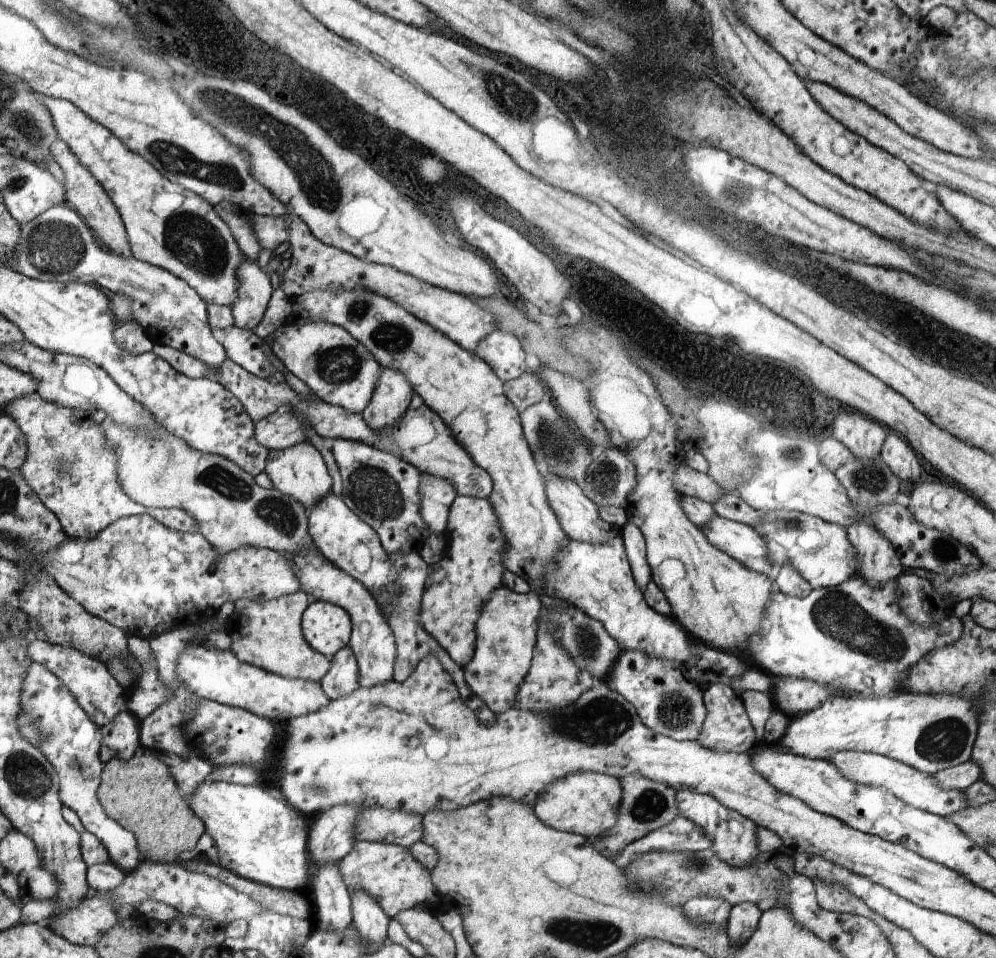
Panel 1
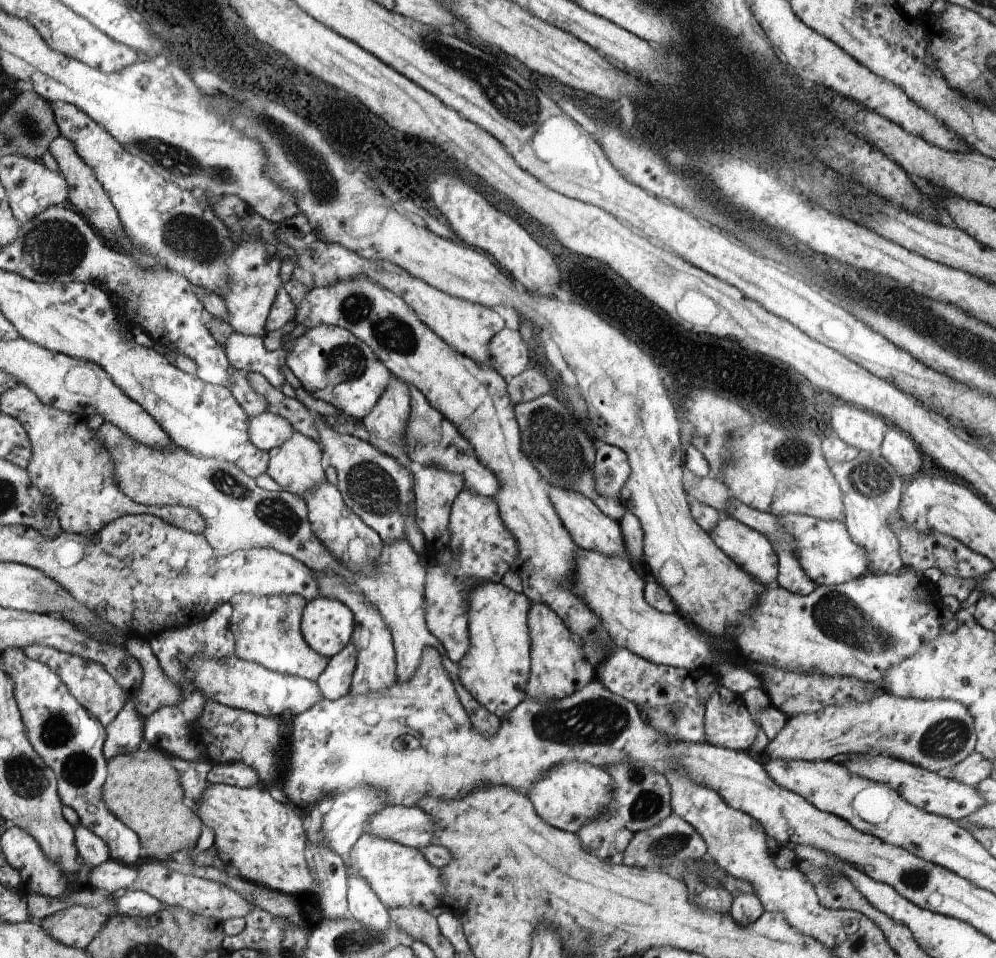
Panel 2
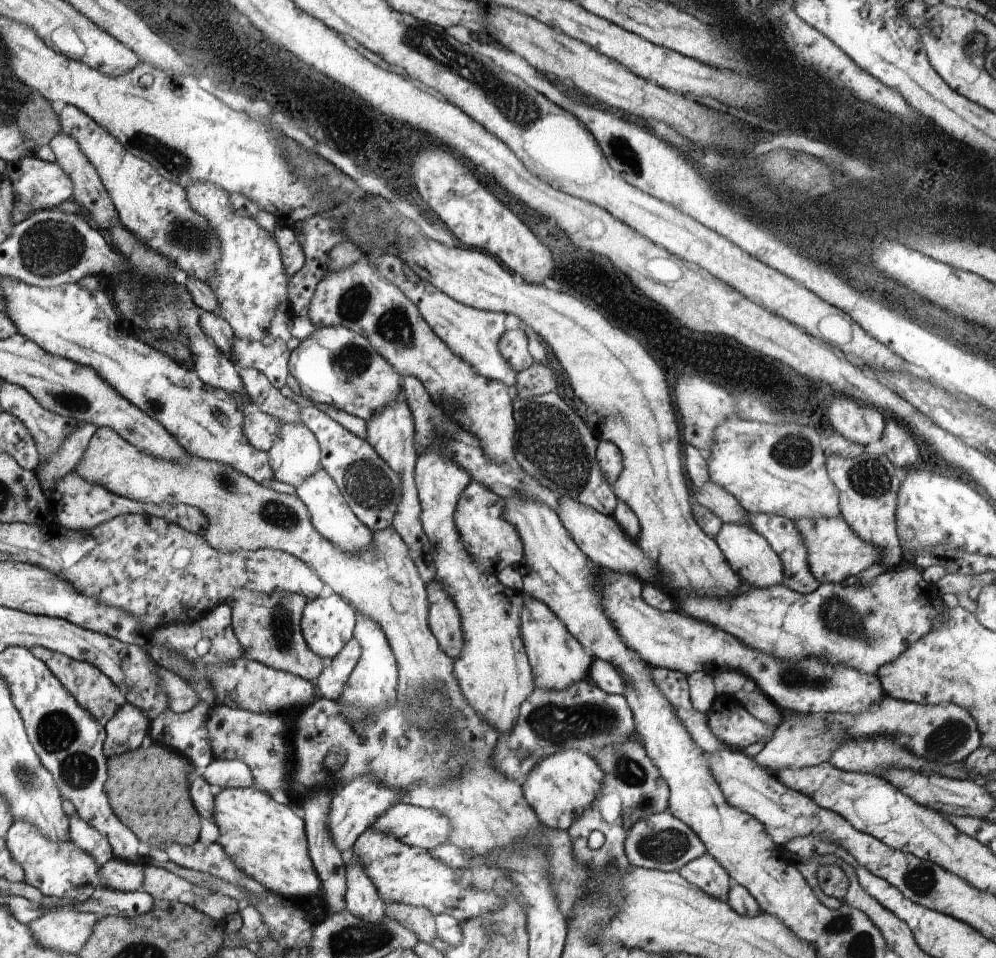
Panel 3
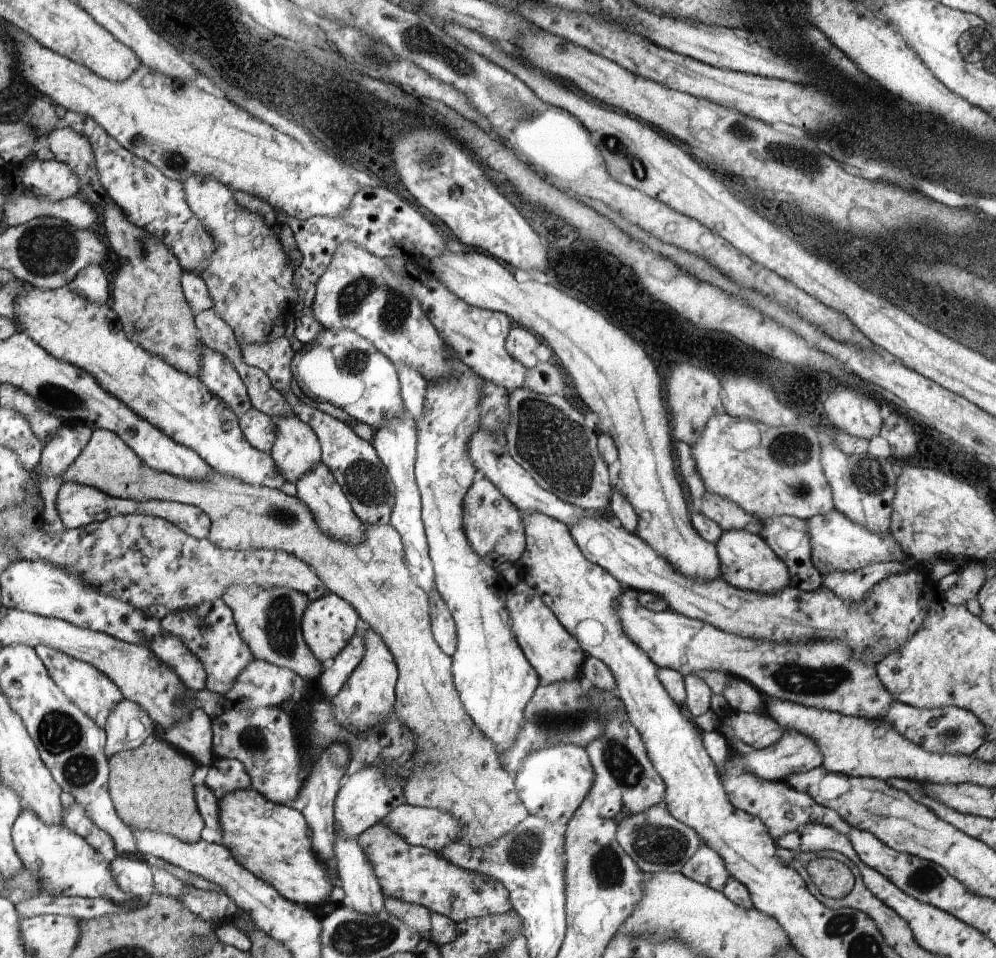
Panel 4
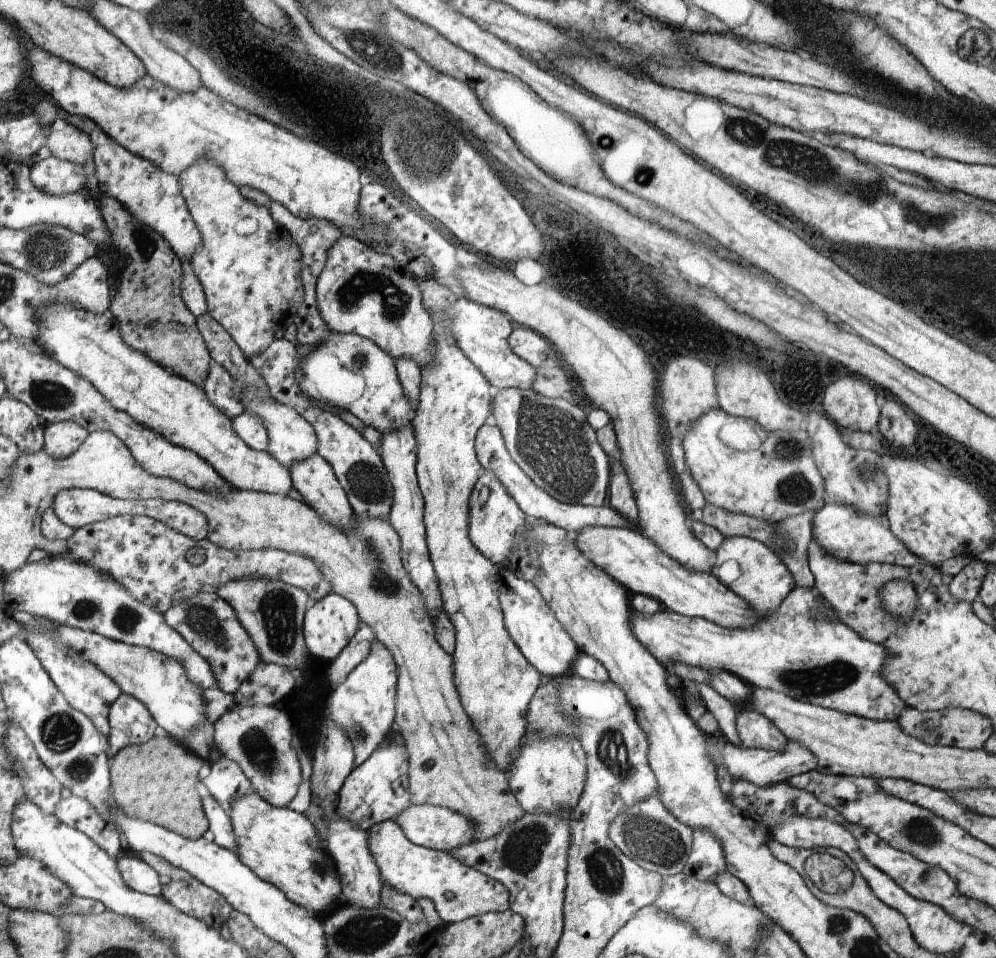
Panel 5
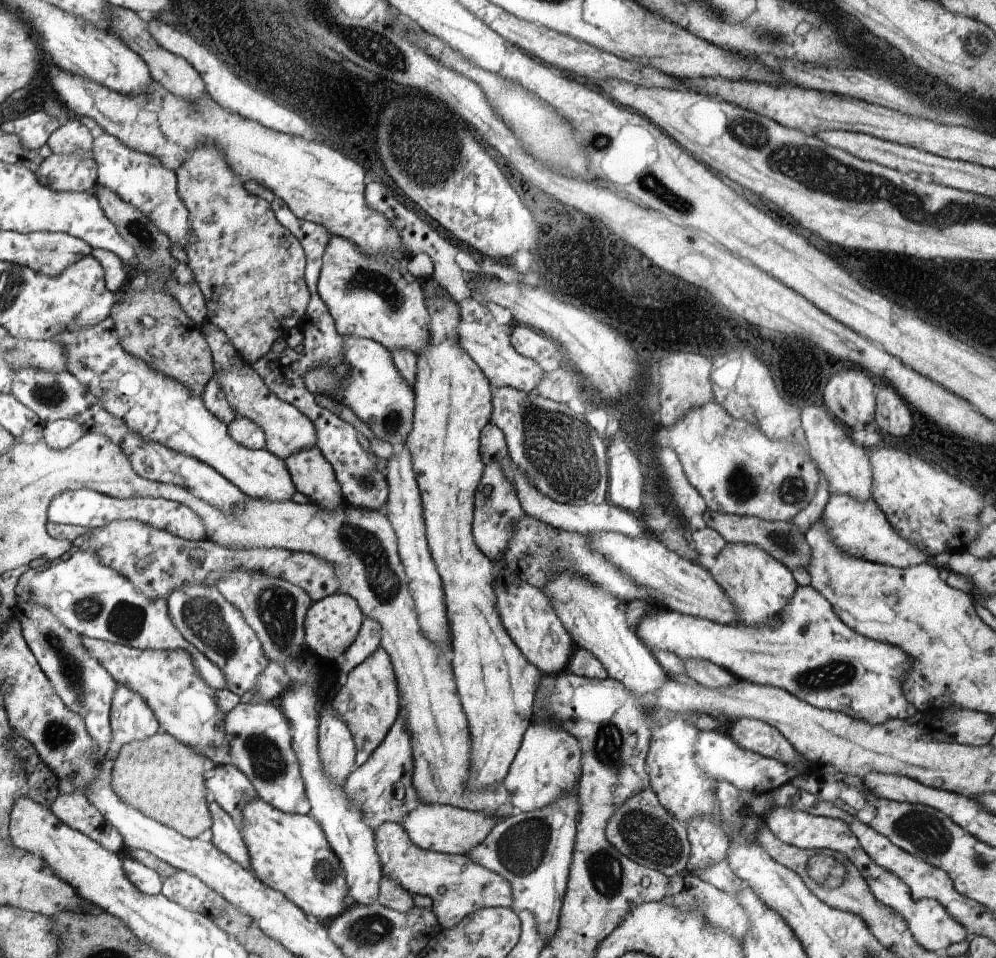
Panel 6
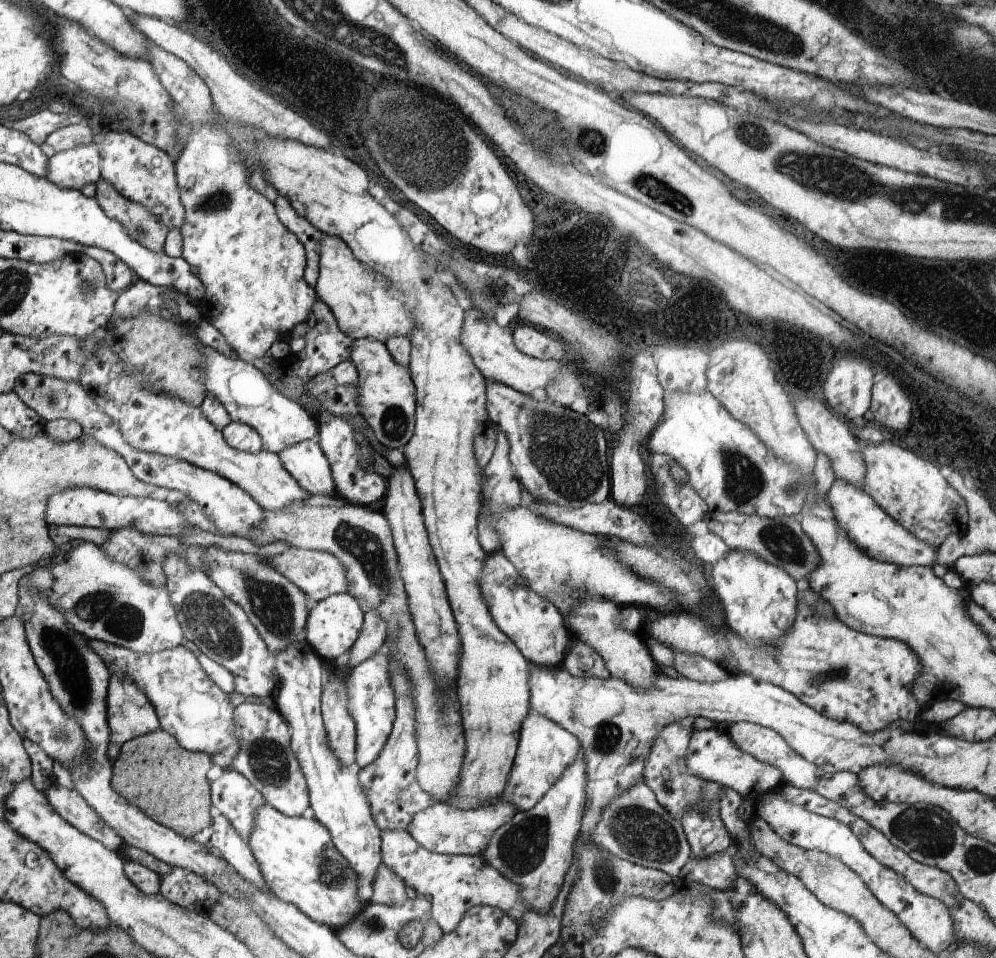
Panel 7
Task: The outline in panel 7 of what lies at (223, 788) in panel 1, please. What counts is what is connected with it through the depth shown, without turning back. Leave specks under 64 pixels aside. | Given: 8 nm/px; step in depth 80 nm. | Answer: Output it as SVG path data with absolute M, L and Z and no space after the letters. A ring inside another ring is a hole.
M263 803L256 808L254 825L249 833L247 844L269 892L283 902L296 906L315 922L323 923L337 932L361 910L361 900L355 894L354 871L347 864L346 858L335 850L326 827L314 818L307 819L301 815L290 817L275 810L275 807Z

